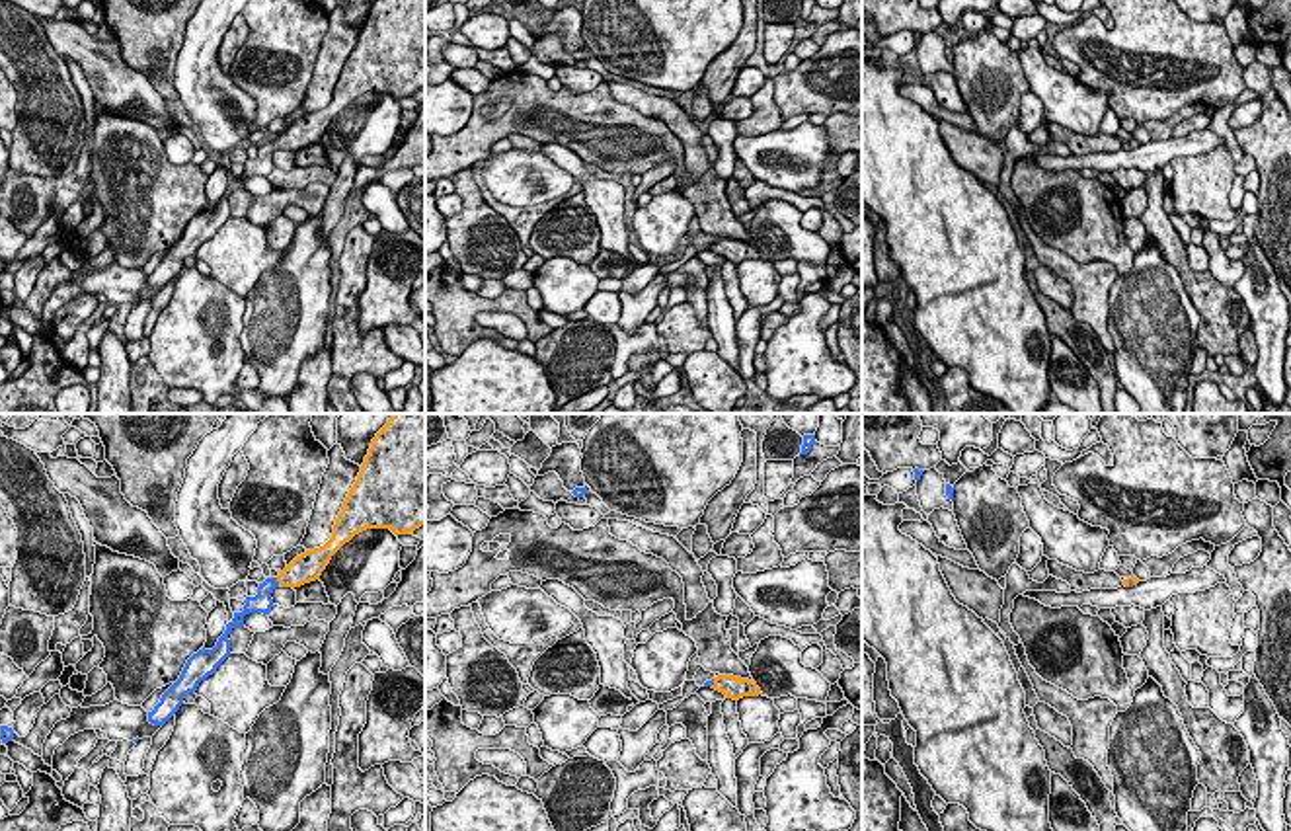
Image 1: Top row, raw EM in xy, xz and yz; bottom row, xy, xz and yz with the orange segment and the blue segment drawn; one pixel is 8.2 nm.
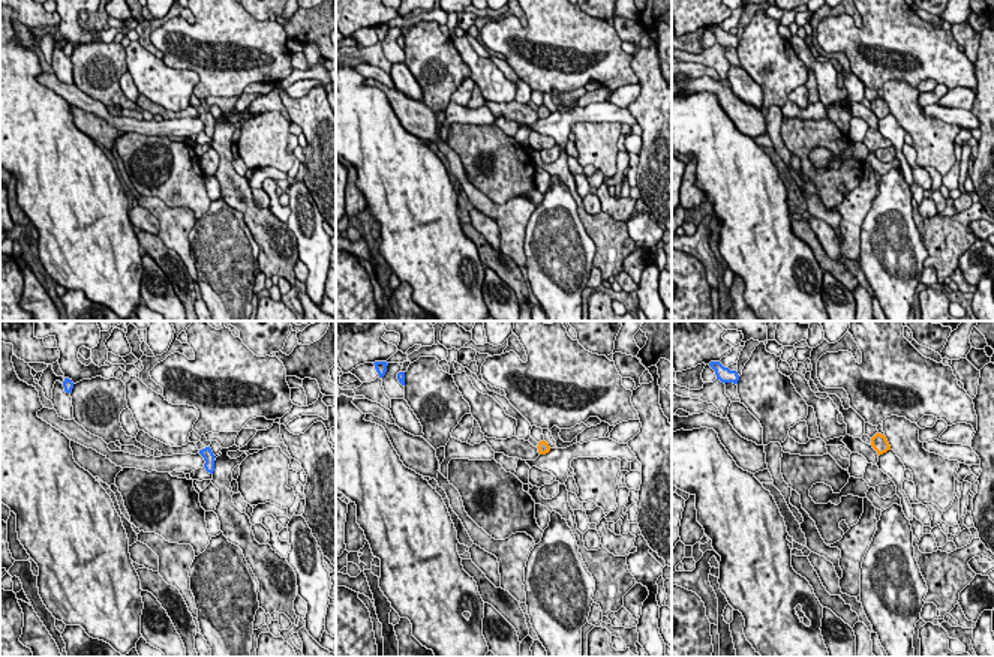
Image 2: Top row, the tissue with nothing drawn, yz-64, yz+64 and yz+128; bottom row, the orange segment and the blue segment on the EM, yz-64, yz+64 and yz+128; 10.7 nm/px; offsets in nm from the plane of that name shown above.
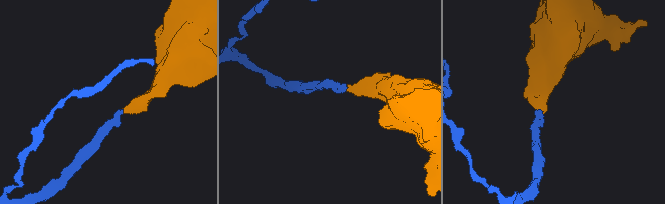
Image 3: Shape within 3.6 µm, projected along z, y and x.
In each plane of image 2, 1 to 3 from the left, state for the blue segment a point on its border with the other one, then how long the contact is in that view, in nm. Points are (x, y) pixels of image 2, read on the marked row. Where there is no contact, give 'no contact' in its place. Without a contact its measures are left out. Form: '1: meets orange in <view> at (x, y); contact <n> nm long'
1: no contact
2: no contact
3: no contact

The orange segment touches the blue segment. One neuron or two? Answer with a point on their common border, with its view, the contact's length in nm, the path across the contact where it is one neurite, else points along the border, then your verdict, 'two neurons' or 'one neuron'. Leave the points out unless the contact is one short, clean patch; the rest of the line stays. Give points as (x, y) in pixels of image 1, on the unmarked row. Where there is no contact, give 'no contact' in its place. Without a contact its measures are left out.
meets orange in xy at (277, 143); contact 70 nm long; runs through xy (305, 131), (277, 143), (264, 157), (262, 164); one neuron

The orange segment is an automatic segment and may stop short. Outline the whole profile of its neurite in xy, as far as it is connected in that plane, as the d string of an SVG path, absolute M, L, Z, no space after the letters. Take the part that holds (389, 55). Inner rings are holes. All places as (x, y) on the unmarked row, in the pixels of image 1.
M374 0L343 70L335 82L332 101L314 113L296 119L277 140L267 140L255 160L246 160L242 176L226 187L213 213L193 217L179 242L162 257L148 275L148 285L164 289L199 246L216 234L230 218L228 197L244 189L250 176L267 178L273 170L275 150L300 150L320 142L332 119L355 98L367 92L390 92L410 98L425 88L425 0Z

